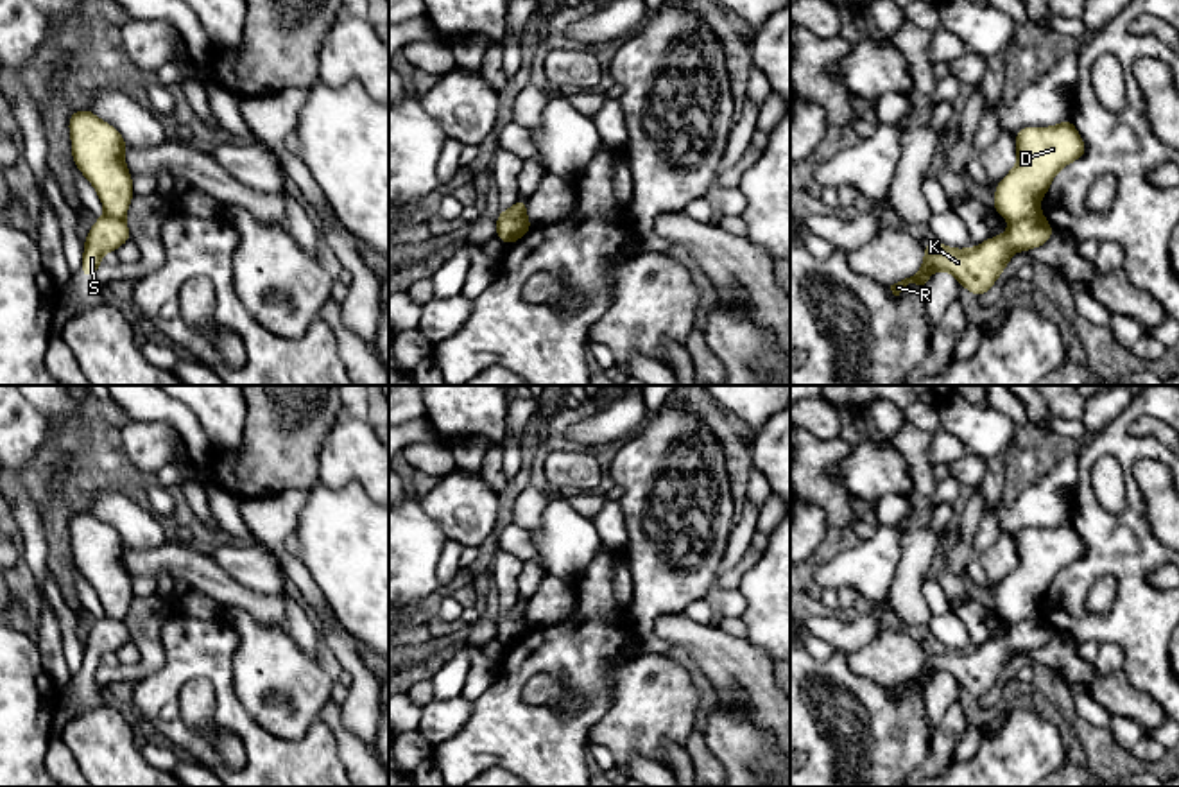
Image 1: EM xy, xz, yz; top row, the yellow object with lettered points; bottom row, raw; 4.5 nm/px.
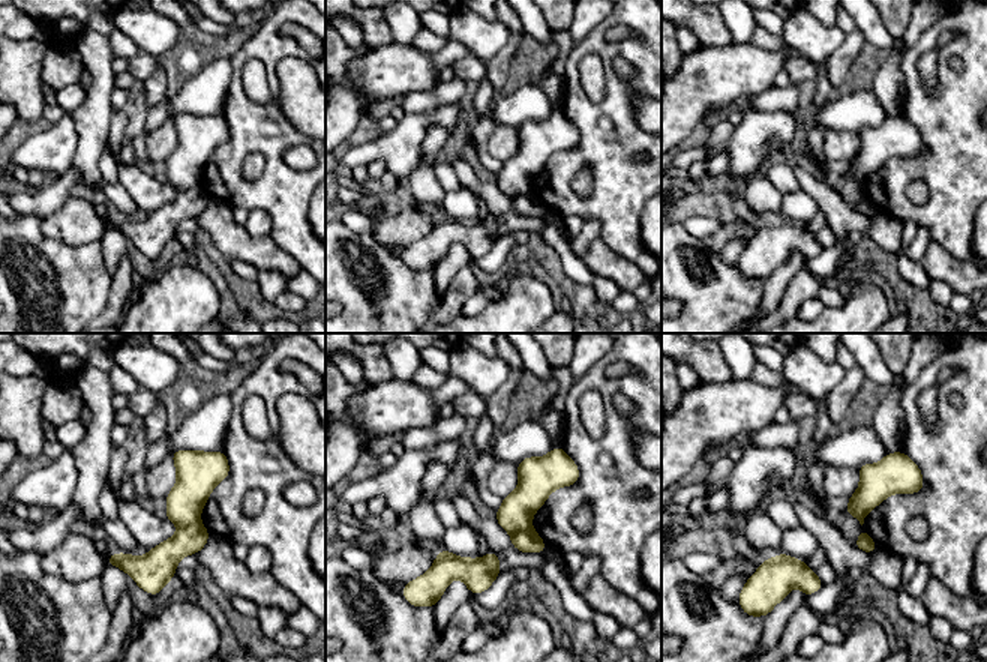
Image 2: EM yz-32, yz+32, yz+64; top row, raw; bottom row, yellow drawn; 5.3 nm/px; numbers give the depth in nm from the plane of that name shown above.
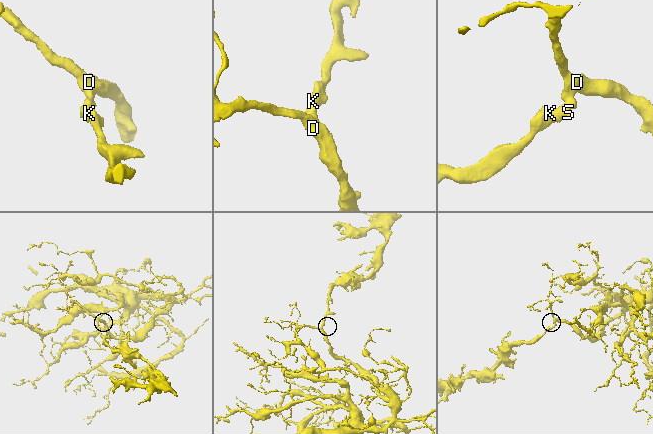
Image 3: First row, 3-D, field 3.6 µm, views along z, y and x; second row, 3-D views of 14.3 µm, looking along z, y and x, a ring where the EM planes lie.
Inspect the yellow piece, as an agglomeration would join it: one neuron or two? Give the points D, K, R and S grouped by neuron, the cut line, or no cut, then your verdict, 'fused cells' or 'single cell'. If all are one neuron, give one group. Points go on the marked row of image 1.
D / K R S; cut in yz along (1038, 210), (1011, 224); fused cells

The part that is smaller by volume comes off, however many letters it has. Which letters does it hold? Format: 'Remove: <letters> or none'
Remove: K, R, S

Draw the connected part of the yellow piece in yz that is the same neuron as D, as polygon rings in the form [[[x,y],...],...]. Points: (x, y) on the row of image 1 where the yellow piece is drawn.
[[[1071,118],[1054,127],[1023,127],[1014,134],[1018,161],[996,183],[993,208],[1011,224],[1039,212],[1055,174],[1086,154]]]

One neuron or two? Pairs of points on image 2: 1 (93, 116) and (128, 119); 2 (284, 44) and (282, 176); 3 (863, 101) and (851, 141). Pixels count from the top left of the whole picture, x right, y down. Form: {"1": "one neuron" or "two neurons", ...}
{"1": "two neurons", "2": "one neuron", "3": "two neurons"}

